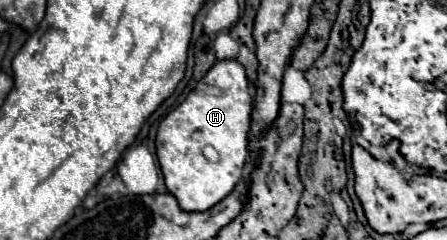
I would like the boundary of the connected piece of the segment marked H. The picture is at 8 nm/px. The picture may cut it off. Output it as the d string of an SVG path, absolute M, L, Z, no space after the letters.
M218 60L188 98L160 122L156 132L156 156L166 190L178 200L184 212L204 212L212 208L242 180L248 162L250 112L252 94L244 66L238 60Z

